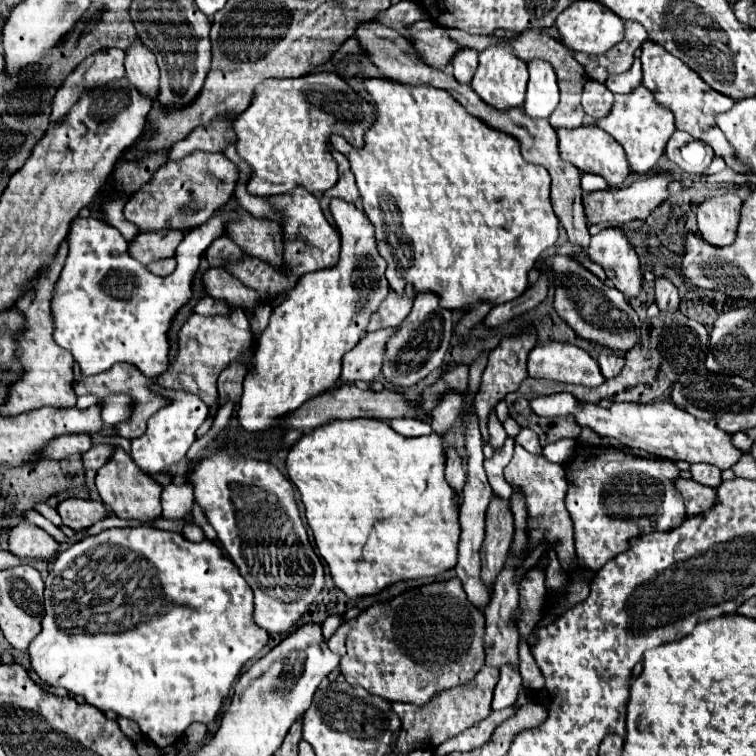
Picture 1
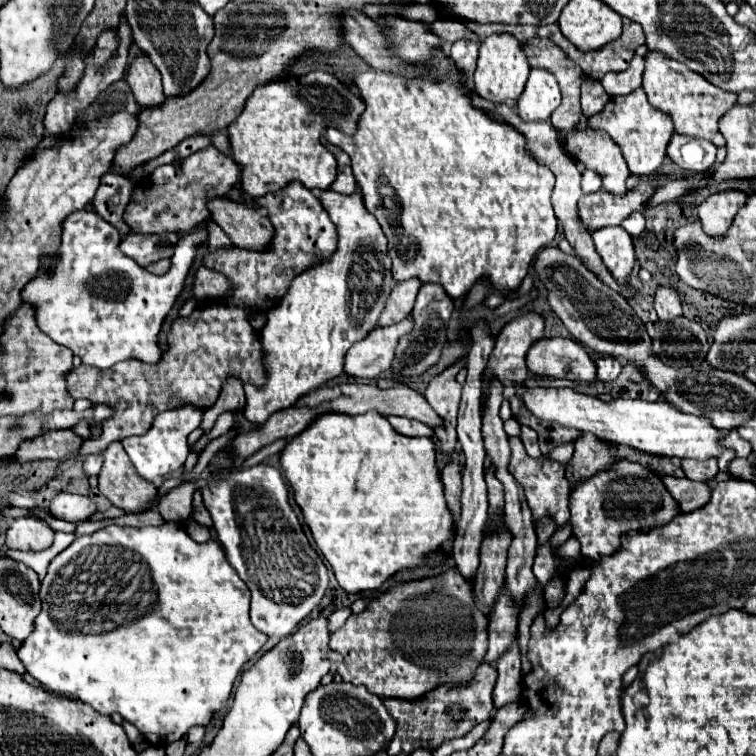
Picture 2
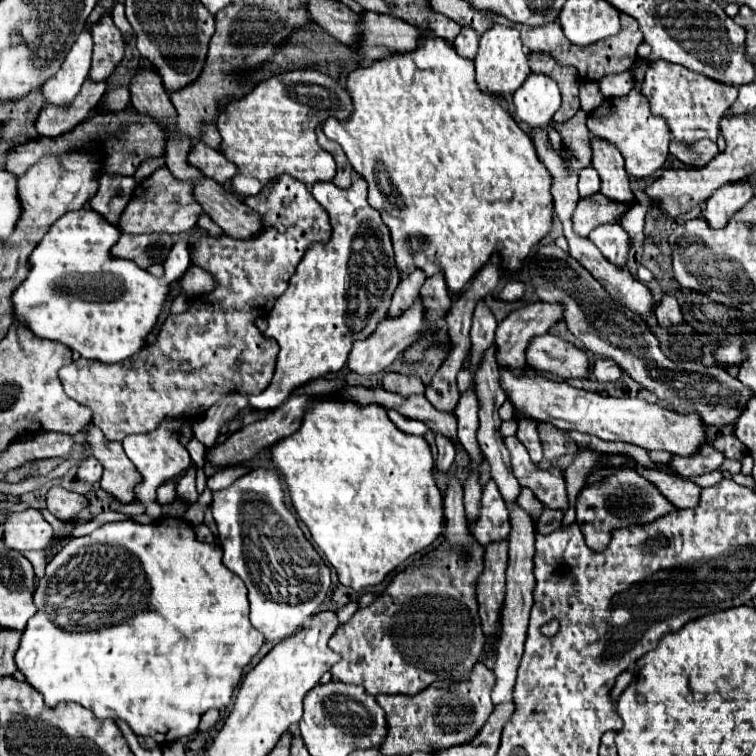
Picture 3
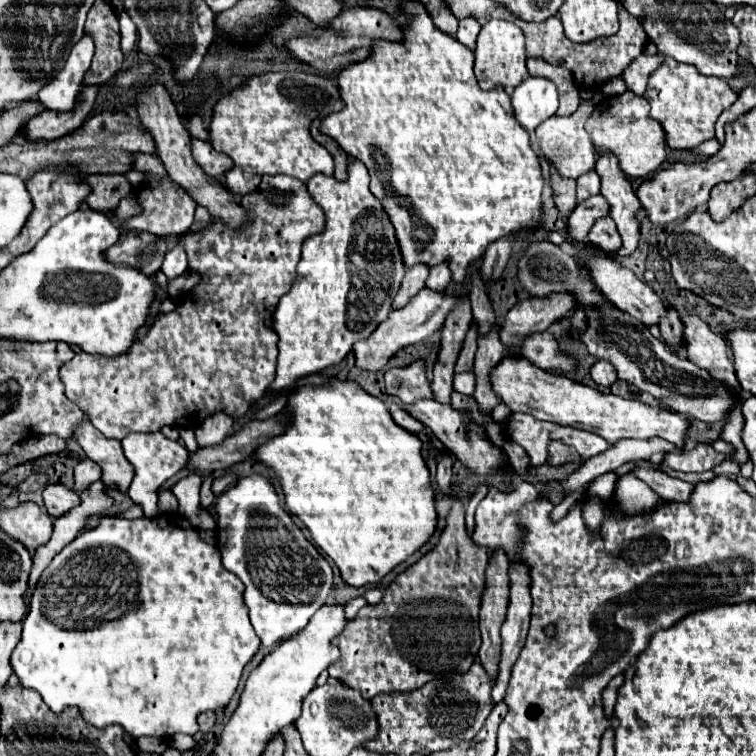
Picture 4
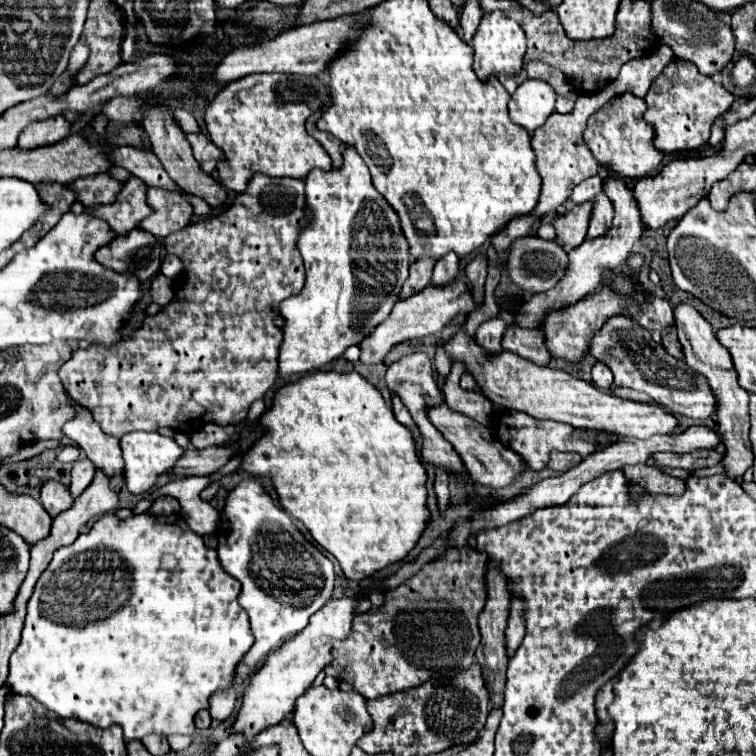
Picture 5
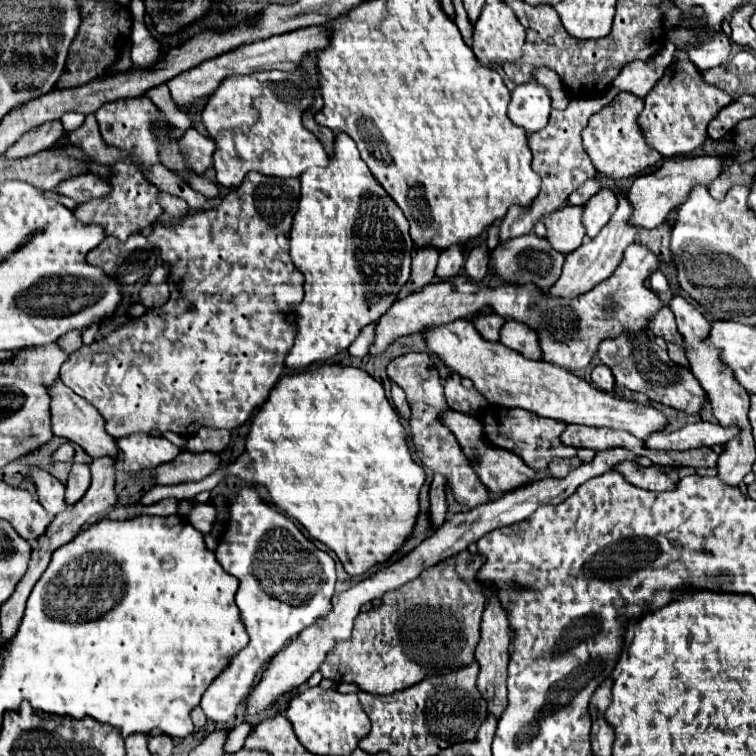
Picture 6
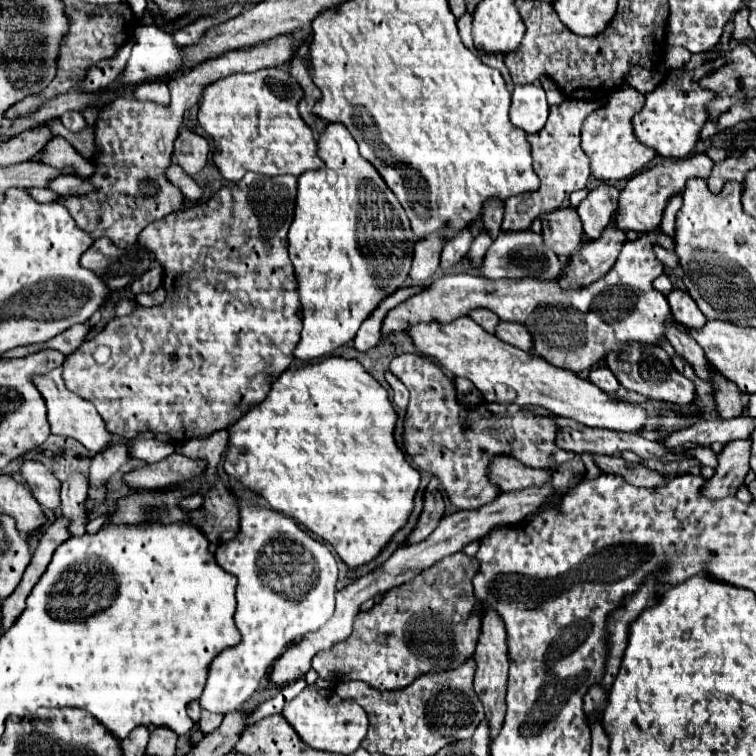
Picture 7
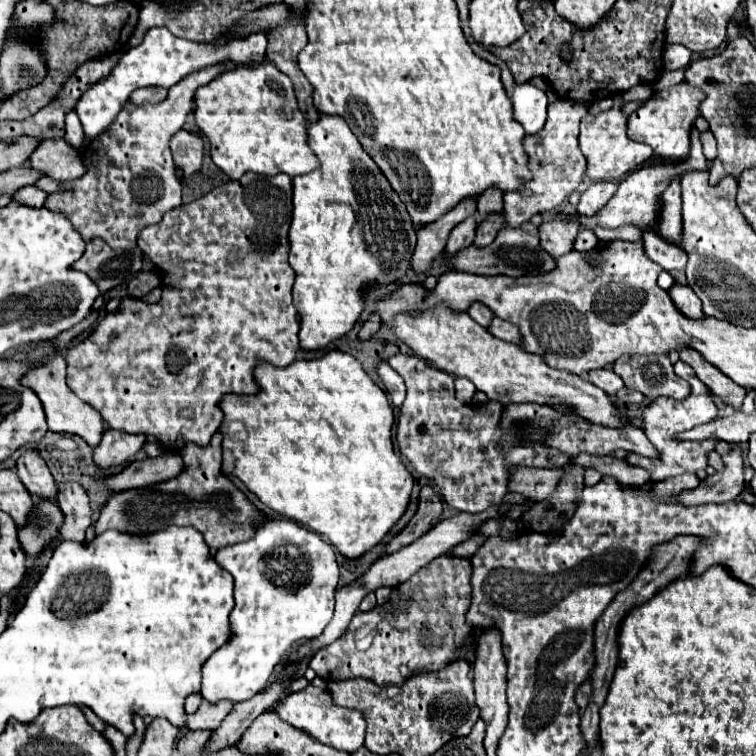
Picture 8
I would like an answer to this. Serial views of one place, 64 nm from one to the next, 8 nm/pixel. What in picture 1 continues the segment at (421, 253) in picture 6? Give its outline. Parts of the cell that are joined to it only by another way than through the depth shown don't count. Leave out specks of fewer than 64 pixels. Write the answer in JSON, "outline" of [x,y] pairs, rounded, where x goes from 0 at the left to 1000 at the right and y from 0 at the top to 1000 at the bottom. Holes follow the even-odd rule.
{"outline":[[[537,384],[537,389],[532,394],[526,394],[526,389],[516,386],[503,407],[492,415],[489,421],[489,429],[487,429],[487,437],[484,439],[495,439],[495,437],[503,437],[503,434],[516,434],[516,431],[526,431],[542,413],[545,407],[545,384]]]}

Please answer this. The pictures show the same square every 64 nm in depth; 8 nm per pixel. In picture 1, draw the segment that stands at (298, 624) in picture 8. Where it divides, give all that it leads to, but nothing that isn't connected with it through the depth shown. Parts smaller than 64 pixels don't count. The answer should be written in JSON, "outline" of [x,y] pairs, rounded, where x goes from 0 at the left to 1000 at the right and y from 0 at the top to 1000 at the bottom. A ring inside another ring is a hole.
{"outline":[[[299,585],[299,590],[288,601],[259,608],[249,619],[246,632],[257,646],[257,664],[265,667],[272,680],[272,688],[288,704],[294,725],[302,730],[304,741],[315,749],[320,765],[336,780],[339,825],[349,828],[352,836],[373,839],[381,836],[386,825],[402,815],[421,783],[426,783],[429,749],[418,735],[399,693],[397,675],[389,659],[389,640],[357,611],[312,601],[310,593],[312,590],[307,585]]]}

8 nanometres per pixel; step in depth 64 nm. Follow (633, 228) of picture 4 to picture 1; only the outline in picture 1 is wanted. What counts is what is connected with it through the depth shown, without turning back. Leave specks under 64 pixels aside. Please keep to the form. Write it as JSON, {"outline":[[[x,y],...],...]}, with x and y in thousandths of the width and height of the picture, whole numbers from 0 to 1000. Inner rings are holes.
{"outline":[[[778,164],[778,167],[765,167],[765,169],[735,169],[738,177],[738,198],[741,198],[741,209],[757,214],[767,228],[780,228],[780,230],[791,230],[796,235],[802,235],[807,243],[823,243],[825,235],[831,233],[831,214],[828,214],[828,204],[823,198],[823,193],[796,169],[791,169],[788,164]]]}

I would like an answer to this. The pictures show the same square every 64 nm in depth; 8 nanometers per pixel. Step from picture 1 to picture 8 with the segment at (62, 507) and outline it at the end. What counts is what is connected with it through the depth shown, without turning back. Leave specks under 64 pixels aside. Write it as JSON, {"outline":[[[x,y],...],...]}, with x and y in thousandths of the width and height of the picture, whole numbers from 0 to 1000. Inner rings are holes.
{"outline":[[[34,598],[24,608],[24,630],[29,640],[37,646],[40,653],[58,659],[58,661],[74,661],[77,643],[61,616],[61,611],[50,603],[50,598]]]}

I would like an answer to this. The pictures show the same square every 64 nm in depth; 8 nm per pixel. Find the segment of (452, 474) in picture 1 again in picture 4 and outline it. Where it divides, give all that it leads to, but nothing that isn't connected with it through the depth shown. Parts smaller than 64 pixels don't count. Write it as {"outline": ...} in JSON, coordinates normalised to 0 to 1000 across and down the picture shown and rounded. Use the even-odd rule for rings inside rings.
{"outline":[[[603,661],[593,675],[582,717],[558,738],[563,738],[563,743],[550,743],[537,751],[537,757],[526,759],[526,765],[511,778],[505,796],[500,796],[497,802],[480,803],[468,819],[459,823],[452,839],[444,844],[450,873],[434,884],[437,894],[463,910],[474,910],[487,926],[505,915],[545,915],[574,897],[616,892],[630,873],[635,857],[632,807],[640,780],[646,728],[640,722],[632,722],[622,712],[614,693],[614,667],[608,661]]]}

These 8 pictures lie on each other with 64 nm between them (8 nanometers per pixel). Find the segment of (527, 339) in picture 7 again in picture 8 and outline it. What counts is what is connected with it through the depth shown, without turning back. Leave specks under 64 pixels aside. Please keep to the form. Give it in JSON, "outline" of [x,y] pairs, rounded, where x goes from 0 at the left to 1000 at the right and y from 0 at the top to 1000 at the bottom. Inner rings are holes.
{"outline":[[[653,421],[648,429],[648,442],[653,442],[661,450],[677,452],[677,455],[688,455],[690,452],[690,442],[685,437],[685,431],[664,423],[664,421]]]}

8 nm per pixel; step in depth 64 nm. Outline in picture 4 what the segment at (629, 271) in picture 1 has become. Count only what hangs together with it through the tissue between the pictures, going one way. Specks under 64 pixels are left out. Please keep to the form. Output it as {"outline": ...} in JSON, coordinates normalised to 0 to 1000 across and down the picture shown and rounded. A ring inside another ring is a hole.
{"outline":[[[807,286],[794,288],[786,302],[778,310],[778,320],[799,331],[802,336],[815,336],[823,328],[823,317],[817,310],[817,302]]]}

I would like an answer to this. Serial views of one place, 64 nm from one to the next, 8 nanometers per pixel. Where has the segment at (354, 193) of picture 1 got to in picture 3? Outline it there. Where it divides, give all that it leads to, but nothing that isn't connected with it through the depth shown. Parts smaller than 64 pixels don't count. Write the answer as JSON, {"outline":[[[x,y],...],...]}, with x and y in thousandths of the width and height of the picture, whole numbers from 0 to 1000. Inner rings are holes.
{"outline":[[[421,169],[421,175],[418,175],[418,180],[421,180],[423,193],[426,193],[429,198],[434,198],[434,201],[442,206],[444,217],[447,217],[447,228],[444,228],[444,233],[442,233],[439,241],[442,241],[447,249],[460,249],[460,246],[466,243],[466,238],[468,238],[468,228],[466,228],[466,220],[463,220],[458,204],[455,204],[455,198],[452,198],[444,188],[437,188],[437,185],[426,177],[423,169]]]}

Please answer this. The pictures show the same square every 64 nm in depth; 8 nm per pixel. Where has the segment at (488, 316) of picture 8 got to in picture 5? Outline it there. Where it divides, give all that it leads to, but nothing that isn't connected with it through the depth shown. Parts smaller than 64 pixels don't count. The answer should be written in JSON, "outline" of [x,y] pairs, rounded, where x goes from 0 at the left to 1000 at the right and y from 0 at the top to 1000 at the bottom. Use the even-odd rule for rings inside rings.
{"outline":[[[651,421],[640,426],[632,439],[630,439],[630,455],[643,463],[646,468],[659,468],[664,466],[664,444],[669,437],[669,426],[664,421]]]}

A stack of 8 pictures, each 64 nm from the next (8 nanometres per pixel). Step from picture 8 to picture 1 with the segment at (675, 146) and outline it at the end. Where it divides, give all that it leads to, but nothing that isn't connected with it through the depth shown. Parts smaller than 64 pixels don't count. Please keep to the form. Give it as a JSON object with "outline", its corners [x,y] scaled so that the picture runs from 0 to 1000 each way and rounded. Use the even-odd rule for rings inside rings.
{"outline":[[[854,53],[849,58],[849,95],[852,95],[852,106],[849,111],[854,111],[857,119],[862,119],[865,130],[884,140],[892,148],[894,156],[894,169],[910,175],[915,183],[937,190],[947,206],[960,212],[960,220],[968,222],[976,230],[984,230],[984,220],[974,212],[971,196],[966,193],[966,188],[960,185],[960,180],[955,177],[955,172],[947,167],[944,156],[950,148],[966,146],[971,140],[968,130],[960,130],[958,124],[950,124],[947,119],[939,119],[939,114],[934,114],[934,108],[918,95],[913,93],[902,79],[897,79],[894,74],[889,74],[886,69],[878,66],[878,61],[873,61],[865,53]]]}

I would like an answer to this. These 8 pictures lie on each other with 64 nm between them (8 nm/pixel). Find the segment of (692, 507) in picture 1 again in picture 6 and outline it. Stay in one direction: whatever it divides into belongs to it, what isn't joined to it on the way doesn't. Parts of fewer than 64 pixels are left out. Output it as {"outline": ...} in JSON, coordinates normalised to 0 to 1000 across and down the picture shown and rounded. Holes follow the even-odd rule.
{"outline":[[[823,611],[823,616],[815,616],[812,622],[817,622],[836,643],[852,646],[852,648],[865,648],[865,651],[876,651],[876,648],[892,648],[894,646],[894,635],[886,635],[878,624],[878,619],[873,616],[847,616],[841,611]]]}

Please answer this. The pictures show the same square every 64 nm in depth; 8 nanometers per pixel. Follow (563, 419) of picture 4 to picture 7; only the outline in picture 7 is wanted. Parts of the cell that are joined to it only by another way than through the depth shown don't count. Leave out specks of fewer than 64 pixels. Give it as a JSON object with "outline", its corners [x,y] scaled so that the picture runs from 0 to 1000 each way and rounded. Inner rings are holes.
{"outline":[[[611,418],[595,429],[553,429],[540,437],[548,458],[556,468],[569,471],[577,481],[595,489],[601,497],[611,497],[627,505],[643,532],[659,534],[685,534],[685,537],[712,537],[733,550],[757,553],[772,563],[825,569],[847,574],[854,561],[854,545],[847,537],[828,534],[796,519],[780,503],[767,500],[759,492],[728,484],[709,468],[696,468],[683,458],[643,442],[627,423]],[[796,561],[796,563],[794,563]],[[802,561],[802,563],[799,563]]]}

